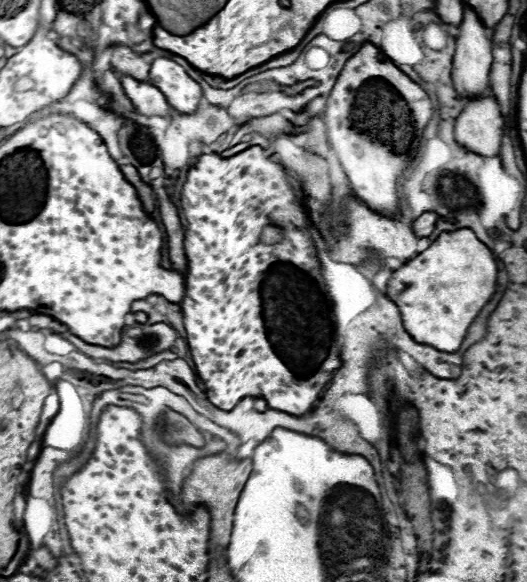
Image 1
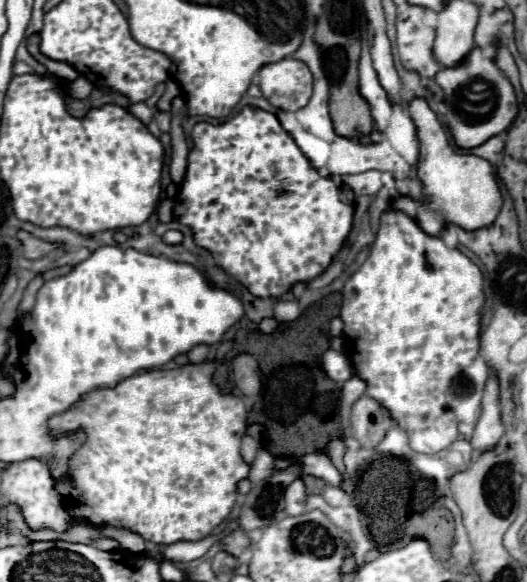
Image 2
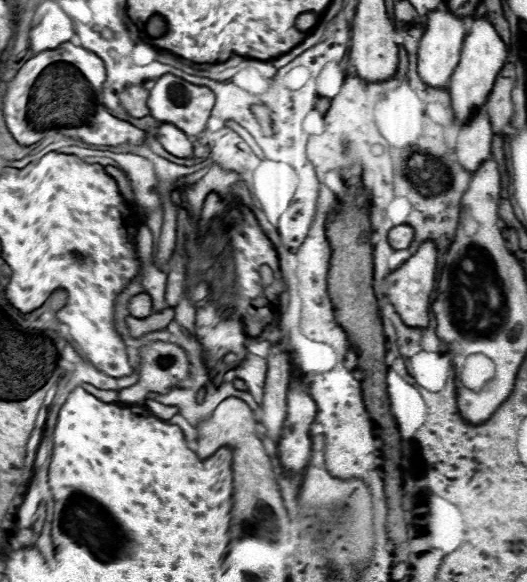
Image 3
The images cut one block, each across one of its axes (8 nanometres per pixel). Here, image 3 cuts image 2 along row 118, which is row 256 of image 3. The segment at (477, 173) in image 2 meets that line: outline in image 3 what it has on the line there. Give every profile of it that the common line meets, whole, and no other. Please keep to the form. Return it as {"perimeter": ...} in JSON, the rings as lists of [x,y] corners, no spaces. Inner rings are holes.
{"perimeter":[[[426,240],[410,260],[406,260],[396,272],[388,276],[388,298],[406,326],[426,328],[430,322],[428,310],[430,310],[430,294],[434,290],[436,258],[438,258],[436,244],[432,240]]]}

